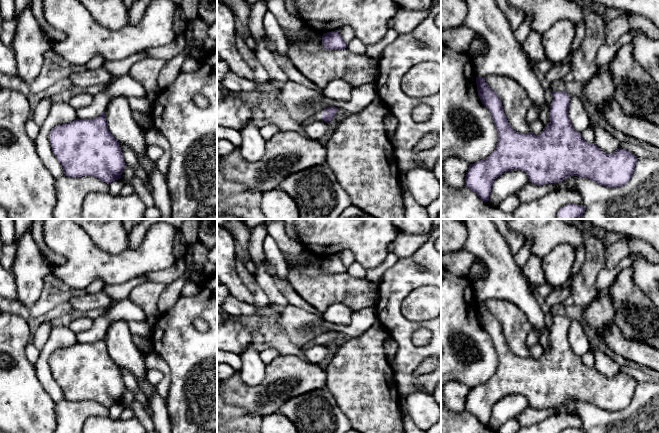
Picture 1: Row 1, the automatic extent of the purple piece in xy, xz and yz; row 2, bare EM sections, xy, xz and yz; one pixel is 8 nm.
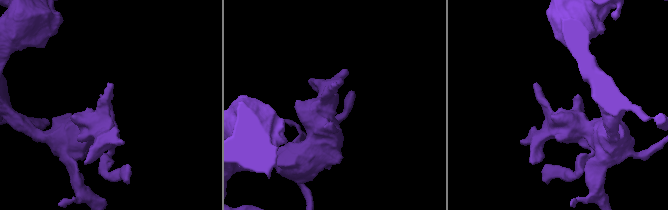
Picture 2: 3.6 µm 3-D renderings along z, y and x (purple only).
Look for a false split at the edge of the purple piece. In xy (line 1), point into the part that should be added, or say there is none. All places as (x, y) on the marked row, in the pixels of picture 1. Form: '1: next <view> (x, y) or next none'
1: next none

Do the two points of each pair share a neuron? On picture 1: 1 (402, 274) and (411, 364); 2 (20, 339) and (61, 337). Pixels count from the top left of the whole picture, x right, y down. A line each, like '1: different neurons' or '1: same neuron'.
1: same neuron
2: different neurons

